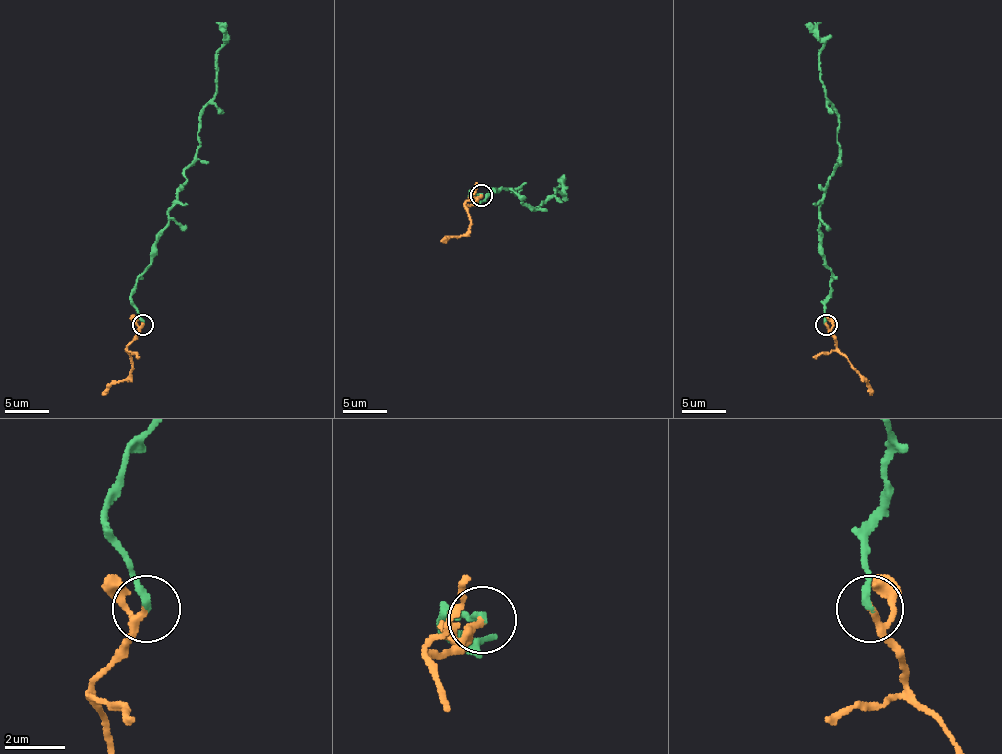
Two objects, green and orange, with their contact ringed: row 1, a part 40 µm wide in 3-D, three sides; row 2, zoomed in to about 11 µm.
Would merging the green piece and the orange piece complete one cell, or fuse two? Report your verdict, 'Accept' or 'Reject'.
Accept

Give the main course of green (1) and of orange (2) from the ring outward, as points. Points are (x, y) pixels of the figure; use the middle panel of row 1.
1: (482, 195), (510, 188), (538, 208), (554, 188), (565, 188), (554, 190)
2: (482, 195), (466, 206), (471, 228), (462, 236), (440, 241)

